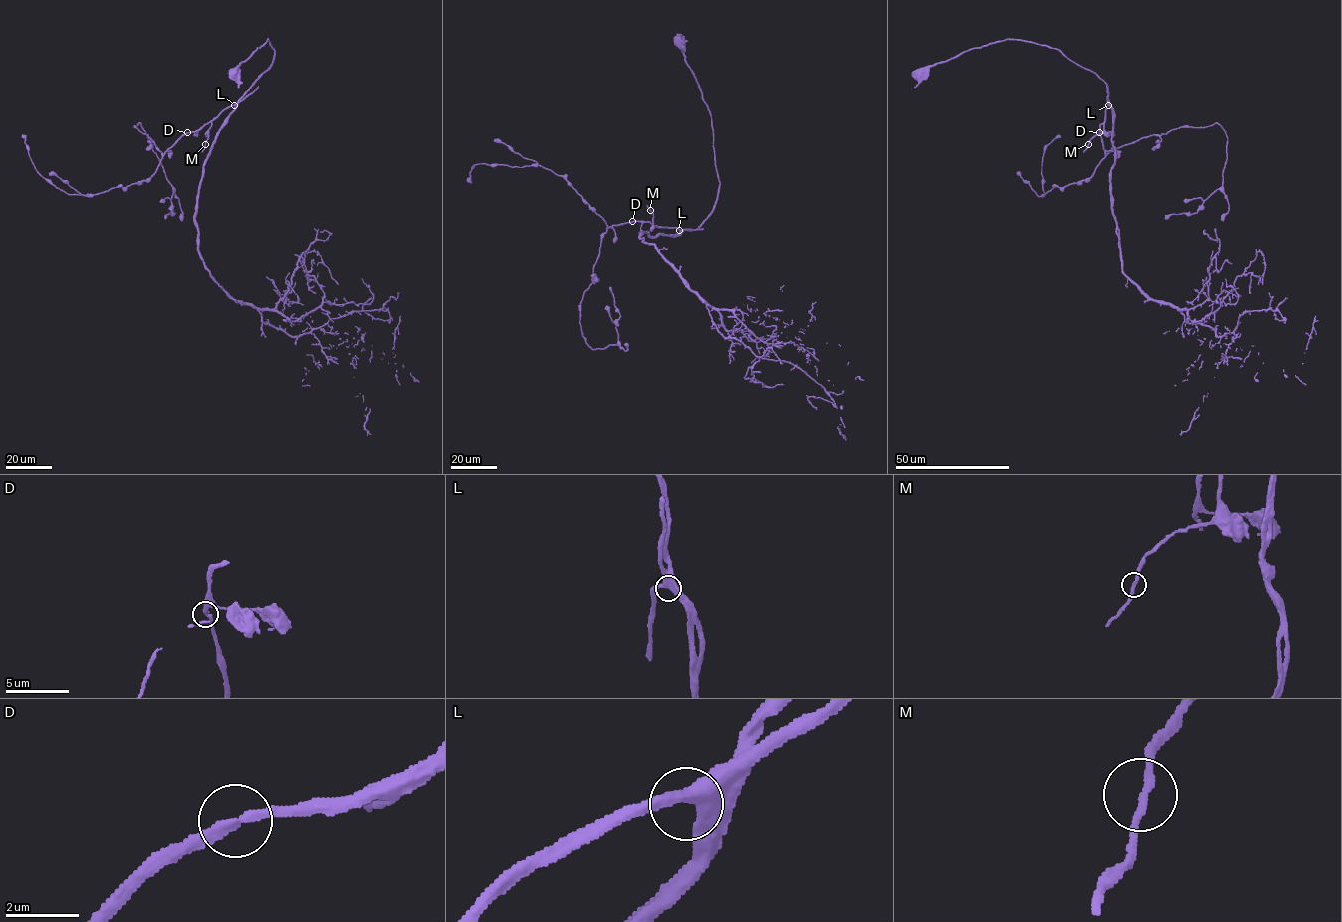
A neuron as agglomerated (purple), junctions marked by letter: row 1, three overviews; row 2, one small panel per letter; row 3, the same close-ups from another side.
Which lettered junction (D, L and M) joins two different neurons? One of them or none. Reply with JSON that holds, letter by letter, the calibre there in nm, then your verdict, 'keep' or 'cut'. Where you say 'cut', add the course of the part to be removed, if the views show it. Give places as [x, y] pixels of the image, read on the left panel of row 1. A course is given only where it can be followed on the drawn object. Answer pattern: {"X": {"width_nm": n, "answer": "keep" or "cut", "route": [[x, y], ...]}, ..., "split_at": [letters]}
{"D": {"width_nm": 240, "answer": "keep"}, "L": {"width_nm": 480, "answer": "keep"}, "M": {"width_nm": 200, "answer": "keep"}, "split_at": []}

